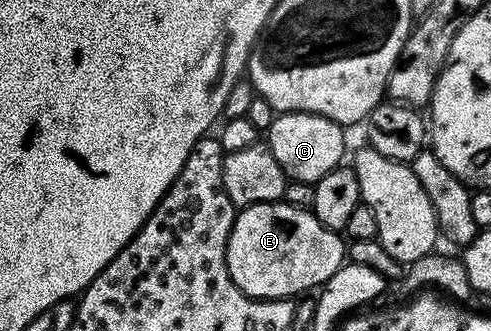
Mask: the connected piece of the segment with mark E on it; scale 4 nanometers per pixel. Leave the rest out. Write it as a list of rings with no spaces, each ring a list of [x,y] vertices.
[[[284,200],[260,202],[238,209],[227,240],[227,272],[231,272],[231,280],[248,298],[293,300],[306,292],[316,291],[324,286],[328,278],[335,276],[335,272],[343,265],[346,258],[347,242],[338,231],[328,230],[314,216],[312,209],[290,206]]]

